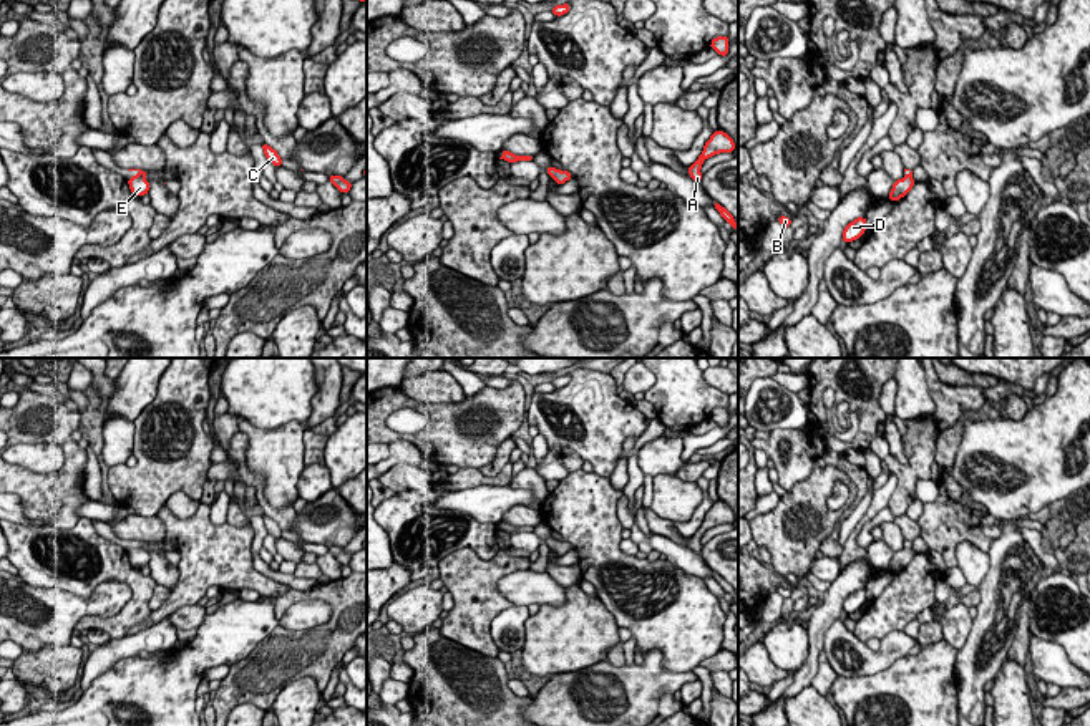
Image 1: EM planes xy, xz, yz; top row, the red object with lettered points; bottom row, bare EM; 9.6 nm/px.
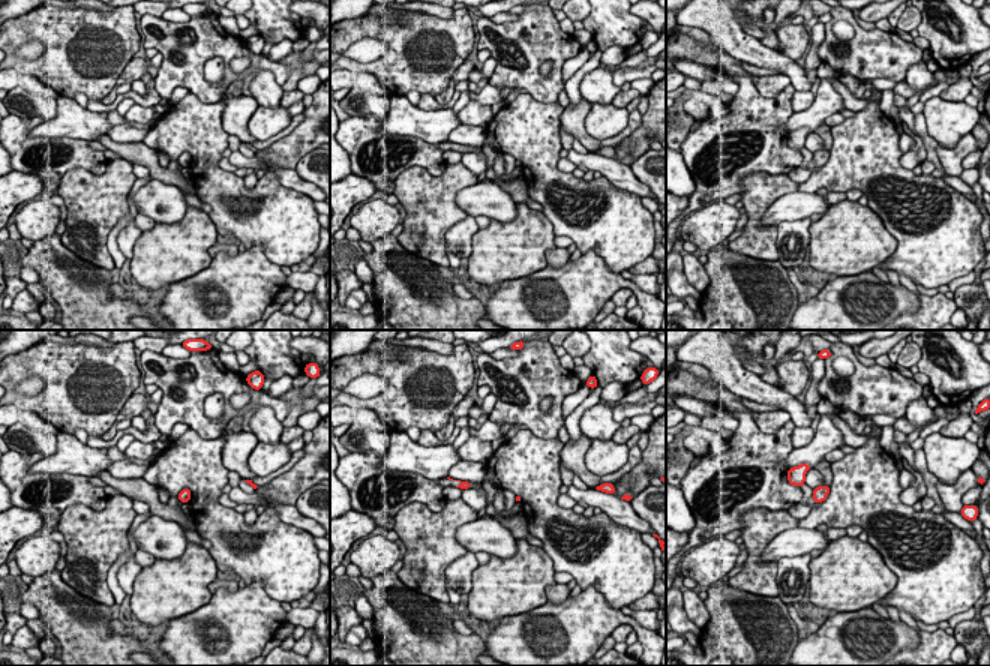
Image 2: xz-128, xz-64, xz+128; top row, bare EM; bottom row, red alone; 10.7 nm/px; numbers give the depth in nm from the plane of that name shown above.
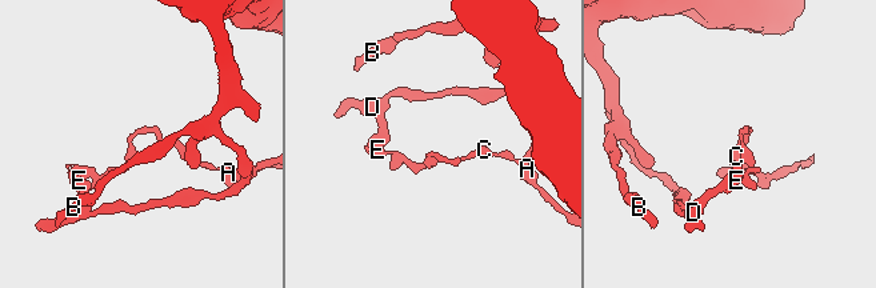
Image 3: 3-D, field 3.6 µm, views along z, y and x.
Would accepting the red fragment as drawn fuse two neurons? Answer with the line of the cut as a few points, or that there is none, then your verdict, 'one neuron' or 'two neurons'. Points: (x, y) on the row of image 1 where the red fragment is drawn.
no cut | one neuron

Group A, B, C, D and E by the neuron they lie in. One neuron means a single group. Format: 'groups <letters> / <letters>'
groups A B C D E

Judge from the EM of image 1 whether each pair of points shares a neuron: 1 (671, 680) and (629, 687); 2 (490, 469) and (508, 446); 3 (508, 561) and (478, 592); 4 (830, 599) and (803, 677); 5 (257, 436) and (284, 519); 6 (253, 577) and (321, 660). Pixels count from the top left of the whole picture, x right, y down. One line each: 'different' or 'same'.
1: same
2: same
3: same
4: same
5: different
6: different

